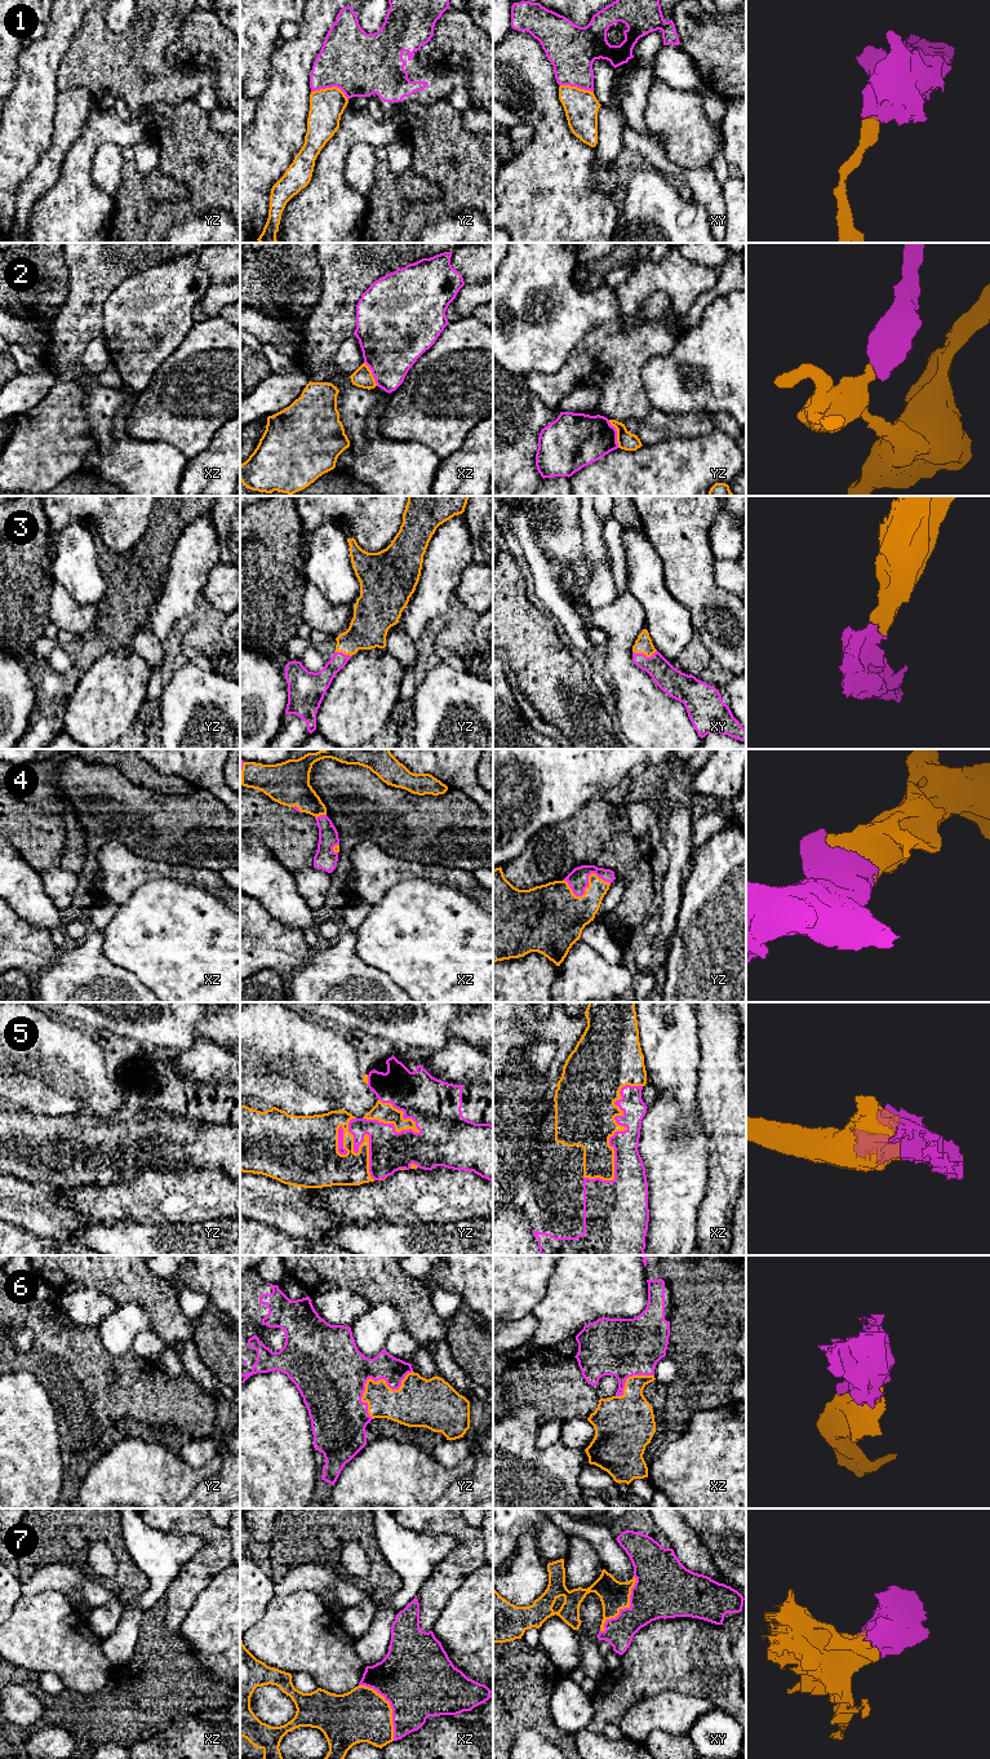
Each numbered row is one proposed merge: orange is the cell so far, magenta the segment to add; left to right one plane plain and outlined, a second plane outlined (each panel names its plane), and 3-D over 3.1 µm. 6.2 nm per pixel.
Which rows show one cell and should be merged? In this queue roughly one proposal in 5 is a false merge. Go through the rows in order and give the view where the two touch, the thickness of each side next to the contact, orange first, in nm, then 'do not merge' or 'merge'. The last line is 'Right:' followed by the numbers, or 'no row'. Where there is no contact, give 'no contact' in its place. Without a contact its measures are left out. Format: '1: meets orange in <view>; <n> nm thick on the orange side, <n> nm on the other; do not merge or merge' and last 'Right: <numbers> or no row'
1: meets orange in yz; 220 nm thick on the orange side, 400 nm on the other; do not merge
2: meets orange in yz; 120 nm thick on the orange side, 320 nm on the other; do not merge
3: meets orange in xy; 110 nm thick on the orange side, 160 nm on the other; merge
4: meets orange in yz; 340 nm thick on the orange side, 130 nm on the other; merge
5: meets orange in xz; 380 nm thick on the orange side, 190 nm on the other; merge
6: meets orange in yz; 220 nm thick on the orange side, 420 nm on the other; merge
7: meets orange in xy; 190 nm thick on the orange side, 340 nm on the other; merge
Right: 3, 4, 5, 6, 7

